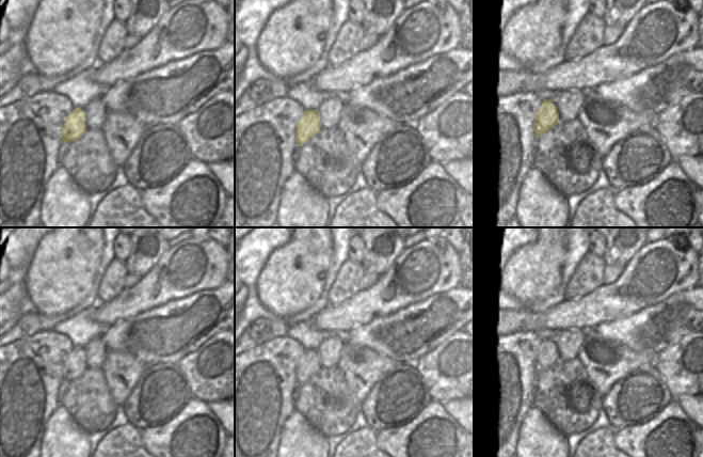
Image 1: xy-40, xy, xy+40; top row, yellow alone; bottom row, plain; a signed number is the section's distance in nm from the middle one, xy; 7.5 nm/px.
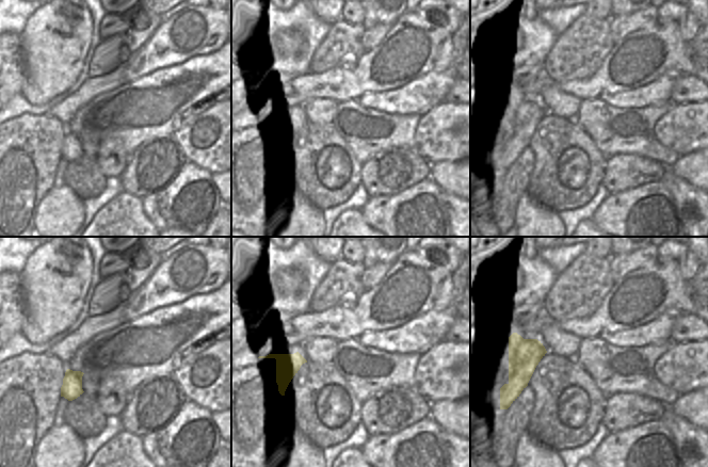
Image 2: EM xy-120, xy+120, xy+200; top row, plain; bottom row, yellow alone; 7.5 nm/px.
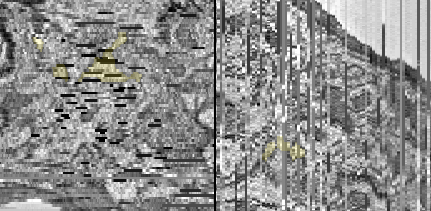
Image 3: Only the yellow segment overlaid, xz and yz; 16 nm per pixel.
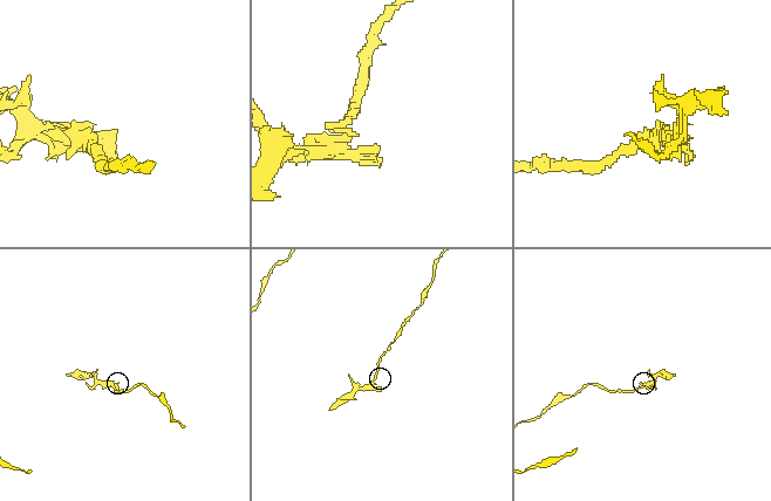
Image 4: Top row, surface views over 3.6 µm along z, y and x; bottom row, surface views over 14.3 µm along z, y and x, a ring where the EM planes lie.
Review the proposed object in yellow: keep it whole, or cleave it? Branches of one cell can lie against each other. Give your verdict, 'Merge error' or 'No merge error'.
Merge error.

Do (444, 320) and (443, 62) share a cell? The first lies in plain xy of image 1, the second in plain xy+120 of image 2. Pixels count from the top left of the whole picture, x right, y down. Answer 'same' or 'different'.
different

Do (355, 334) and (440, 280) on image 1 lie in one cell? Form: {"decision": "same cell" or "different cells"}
{"decision": "different cells"}

